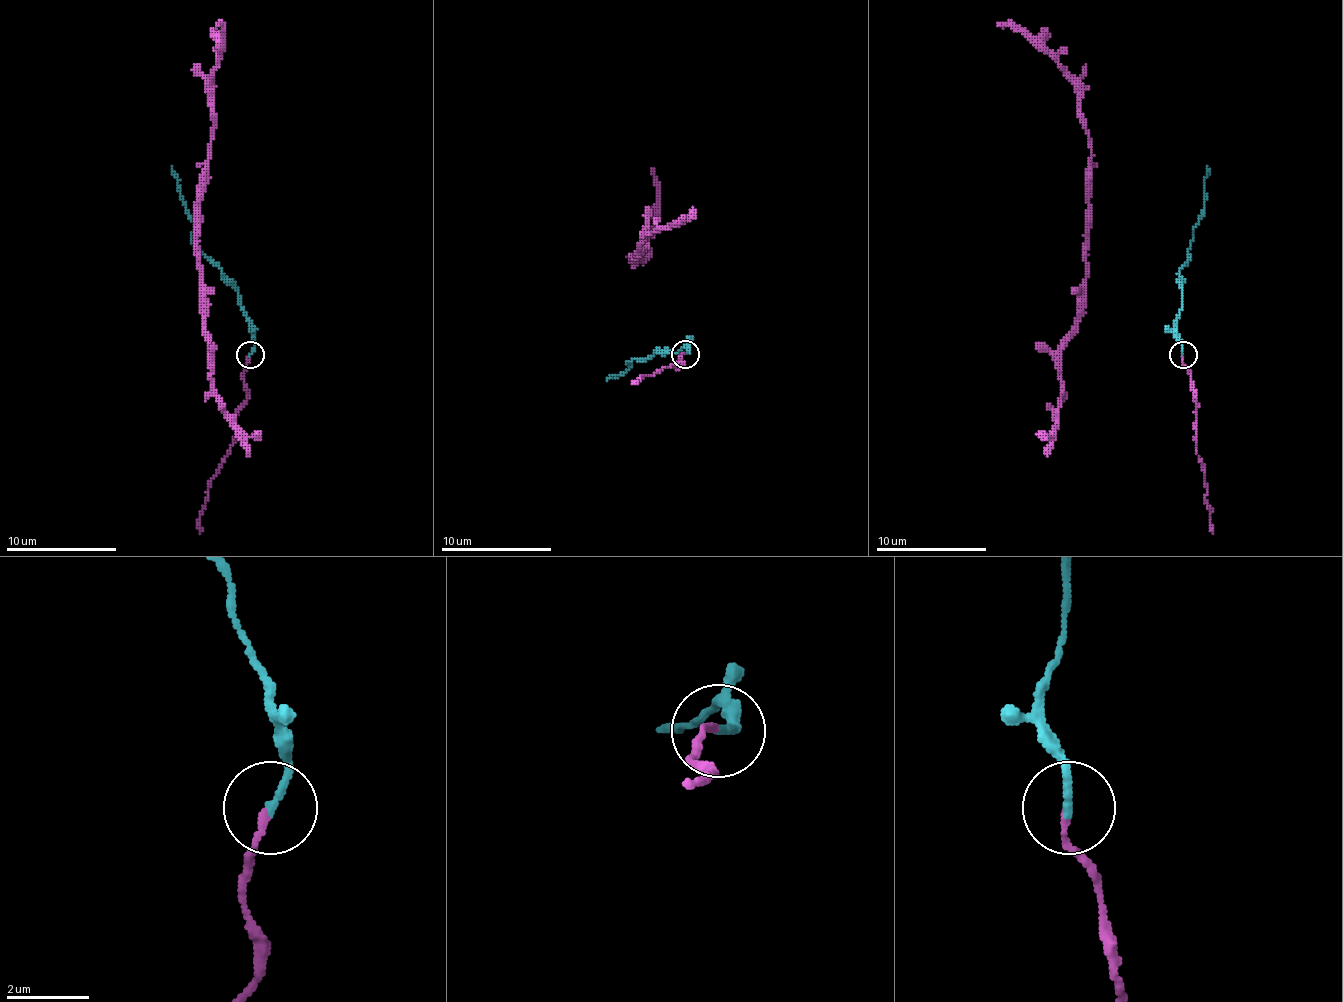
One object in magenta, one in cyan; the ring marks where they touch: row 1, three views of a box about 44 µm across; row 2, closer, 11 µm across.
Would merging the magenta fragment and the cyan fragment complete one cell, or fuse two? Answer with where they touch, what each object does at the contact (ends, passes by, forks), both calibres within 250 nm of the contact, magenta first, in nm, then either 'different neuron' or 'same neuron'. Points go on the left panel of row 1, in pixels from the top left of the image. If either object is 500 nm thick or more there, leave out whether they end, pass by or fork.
place (250, 354); magenta ends; cyan ends; calibres 160 and 200 nm; same neuron

